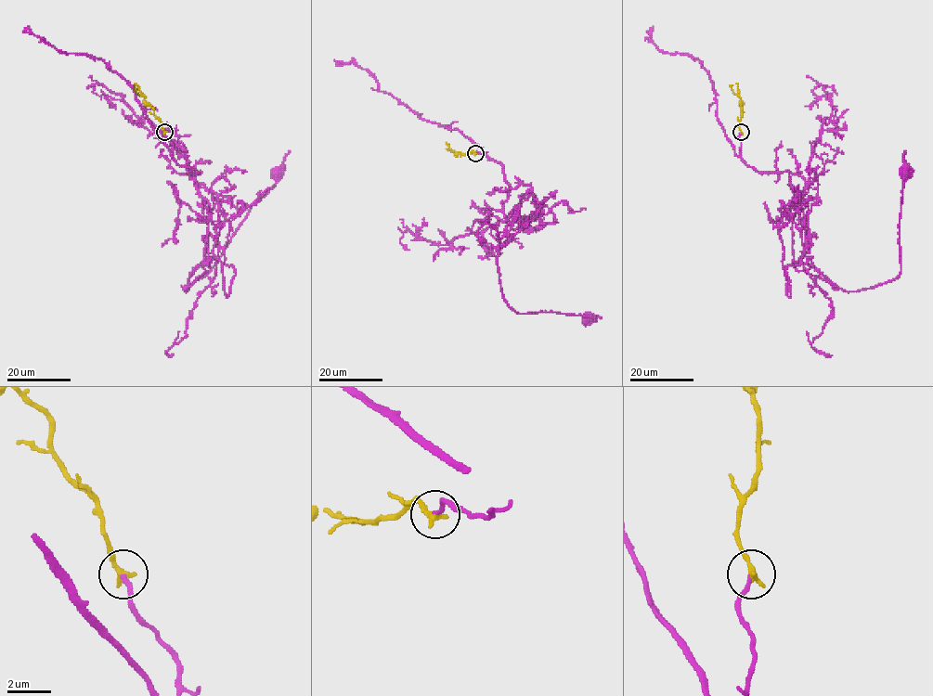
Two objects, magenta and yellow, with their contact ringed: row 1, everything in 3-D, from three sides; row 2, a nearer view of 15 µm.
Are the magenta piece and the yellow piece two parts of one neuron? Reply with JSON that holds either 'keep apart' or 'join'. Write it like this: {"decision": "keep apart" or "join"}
{"decision": "join"}

